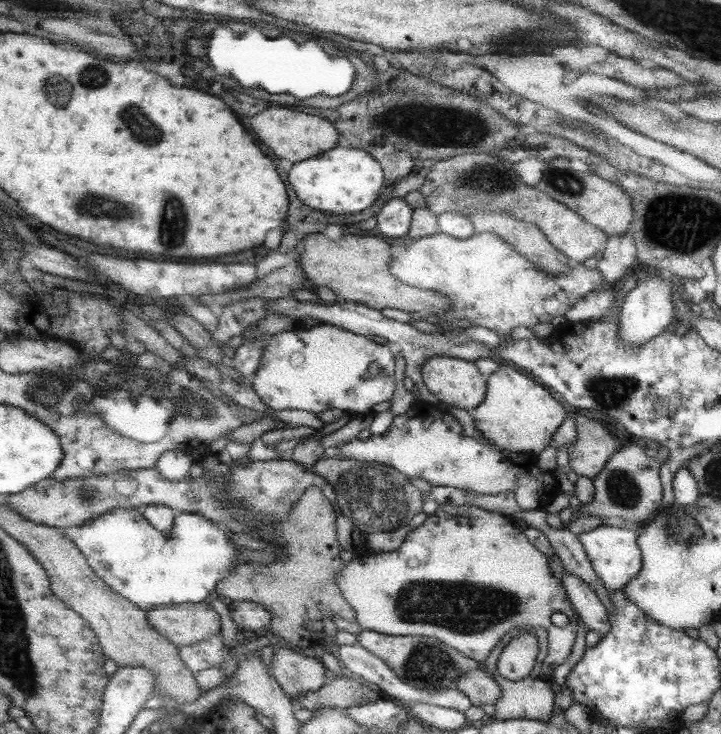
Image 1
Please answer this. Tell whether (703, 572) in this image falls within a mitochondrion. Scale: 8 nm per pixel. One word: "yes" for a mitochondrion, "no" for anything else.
no

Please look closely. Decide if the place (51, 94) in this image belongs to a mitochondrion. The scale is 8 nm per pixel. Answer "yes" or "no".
yes

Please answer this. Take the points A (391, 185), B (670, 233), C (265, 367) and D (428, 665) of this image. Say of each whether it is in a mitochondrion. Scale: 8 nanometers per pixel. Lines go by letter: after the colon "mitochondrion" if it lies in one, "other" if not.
A: other
B: mitochondrion
C: other
D: mitochondrion

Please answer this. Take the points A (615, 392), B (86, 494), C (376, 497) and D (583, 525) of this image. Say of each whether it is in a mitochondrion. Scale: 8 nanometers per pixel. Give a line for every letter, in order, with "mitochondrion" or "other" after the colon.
A: mitochondrion
B: mitochondrion
C: mitochondrion
D: other

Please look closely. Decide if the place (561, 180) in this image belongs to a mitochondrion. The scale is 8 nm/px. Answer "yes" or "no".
yes

